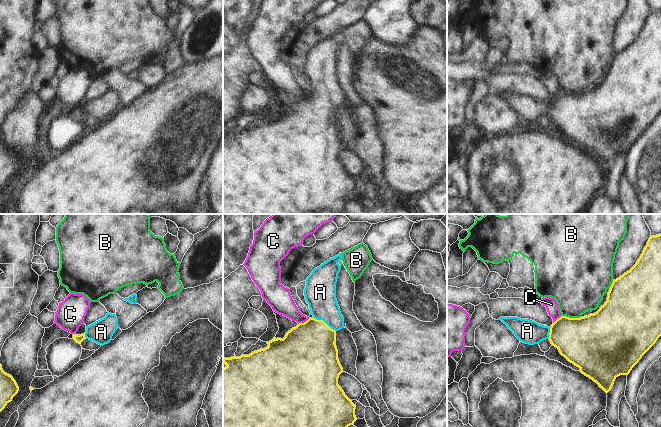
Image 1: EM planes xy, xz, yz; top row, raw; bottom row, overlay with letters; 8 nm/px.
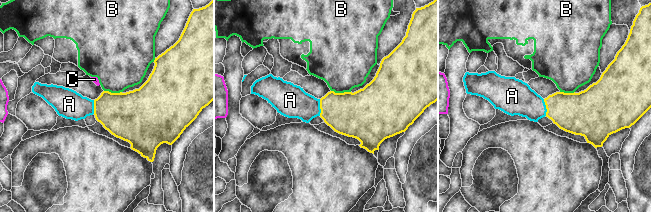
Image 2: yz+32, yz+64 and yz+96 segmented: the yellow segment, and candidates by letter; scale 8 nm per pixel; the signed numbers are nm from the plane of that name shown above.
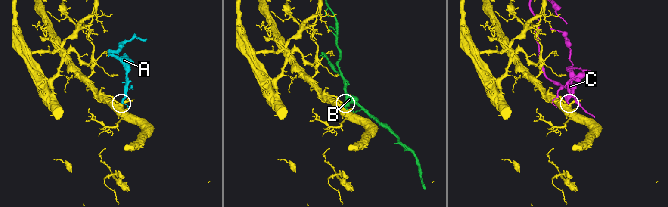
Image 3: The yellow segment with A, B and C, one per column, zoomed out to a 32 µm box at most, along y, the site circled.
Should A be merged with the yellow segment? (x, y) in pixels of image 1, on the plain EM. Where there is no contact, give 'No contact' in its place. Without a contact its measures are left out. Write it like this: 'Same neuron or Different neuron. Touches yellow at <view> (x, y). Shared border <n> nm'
Same neuron. Touches yellow at xz (324, 98). Shared border 200 nm

